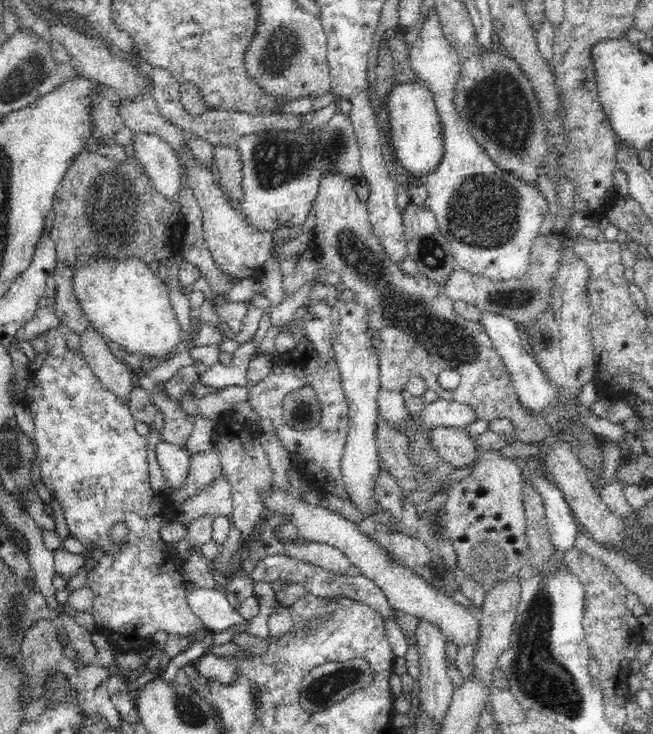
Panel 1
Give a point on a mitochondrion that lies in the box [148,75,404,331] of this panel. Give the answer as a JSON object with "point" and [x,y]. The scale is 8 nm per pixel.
{"point":[278,162]}

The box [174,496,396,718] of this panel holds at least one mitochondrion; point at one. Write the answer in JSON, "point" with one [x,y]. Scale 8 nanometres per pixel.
{"point":[323,688]}

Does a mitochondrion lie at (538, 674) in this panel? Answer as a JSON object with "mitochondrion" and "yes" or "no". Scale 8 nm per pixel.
{"mitochondrion":"yes"}

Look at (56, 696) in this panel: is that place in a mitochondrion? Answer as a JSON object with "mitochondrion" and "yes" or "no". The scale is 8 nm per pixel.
{"mitochondrion":"yes"}

